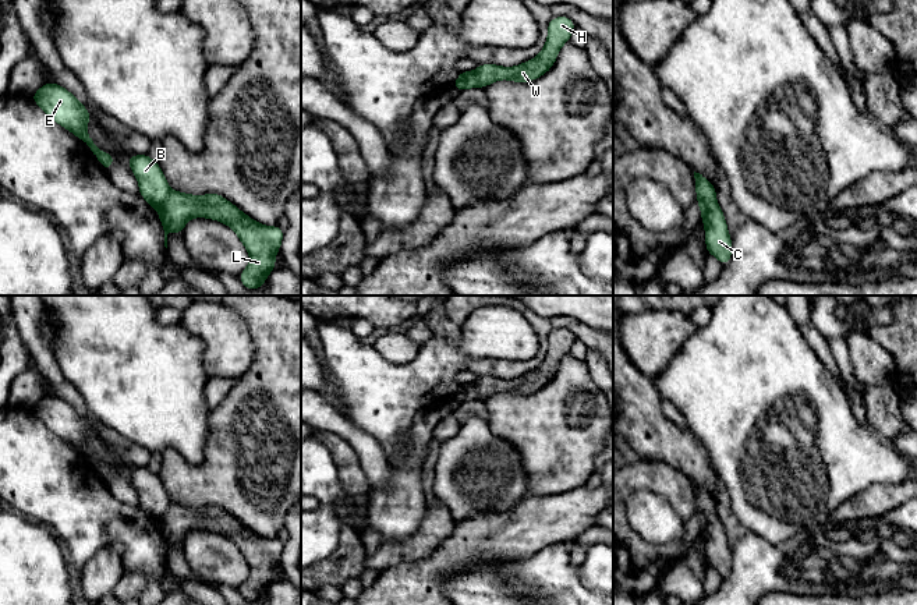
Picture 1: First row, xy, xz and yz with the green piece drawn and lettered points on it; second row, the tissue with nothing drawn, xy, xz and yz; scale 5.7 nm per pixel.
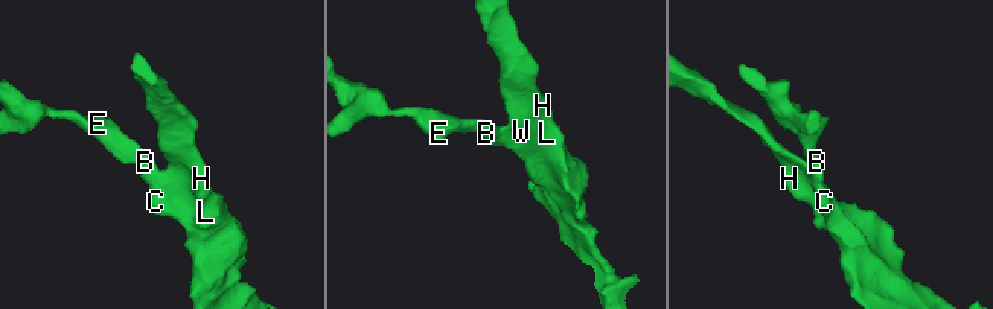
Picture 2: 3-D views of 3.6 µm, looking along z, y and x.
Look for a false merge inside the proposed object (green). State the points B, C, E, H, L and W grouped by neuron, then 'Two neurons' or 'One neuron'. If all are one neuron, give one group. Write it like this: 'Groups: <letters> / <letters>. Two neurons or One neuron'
Groups: B E / C H L W. Two neurons

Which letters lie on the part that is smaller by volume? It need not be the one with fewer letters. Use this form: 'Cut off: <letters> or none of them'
Cut off: C, H, L, W

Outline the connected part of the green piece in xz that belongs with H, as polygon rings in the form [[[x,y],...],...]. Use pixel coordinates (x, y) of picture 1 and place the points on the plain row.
[[[555,329],[548,335],[548,350],[539,367],[523,376],[514,379],[502,379],[498,376],[479,376],[475,382],[477,399],[485,401],[486,397],[499,392],[513,395],[528,395],[546,386],[555,376],[560,360],[570,354],[576,336],[569,329]]]

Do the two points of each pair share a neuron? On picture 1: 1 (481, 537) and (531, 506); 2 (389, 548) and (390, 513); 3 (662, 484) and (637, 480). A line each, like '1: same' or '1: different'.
1: same
2: different
3: same

